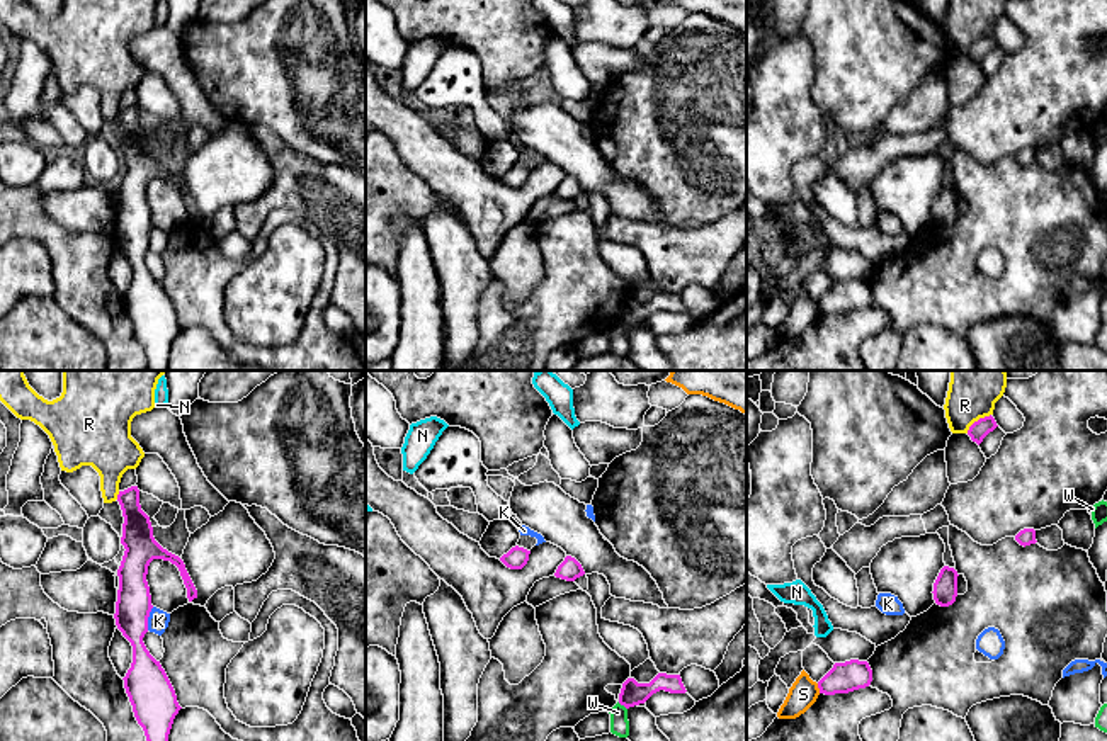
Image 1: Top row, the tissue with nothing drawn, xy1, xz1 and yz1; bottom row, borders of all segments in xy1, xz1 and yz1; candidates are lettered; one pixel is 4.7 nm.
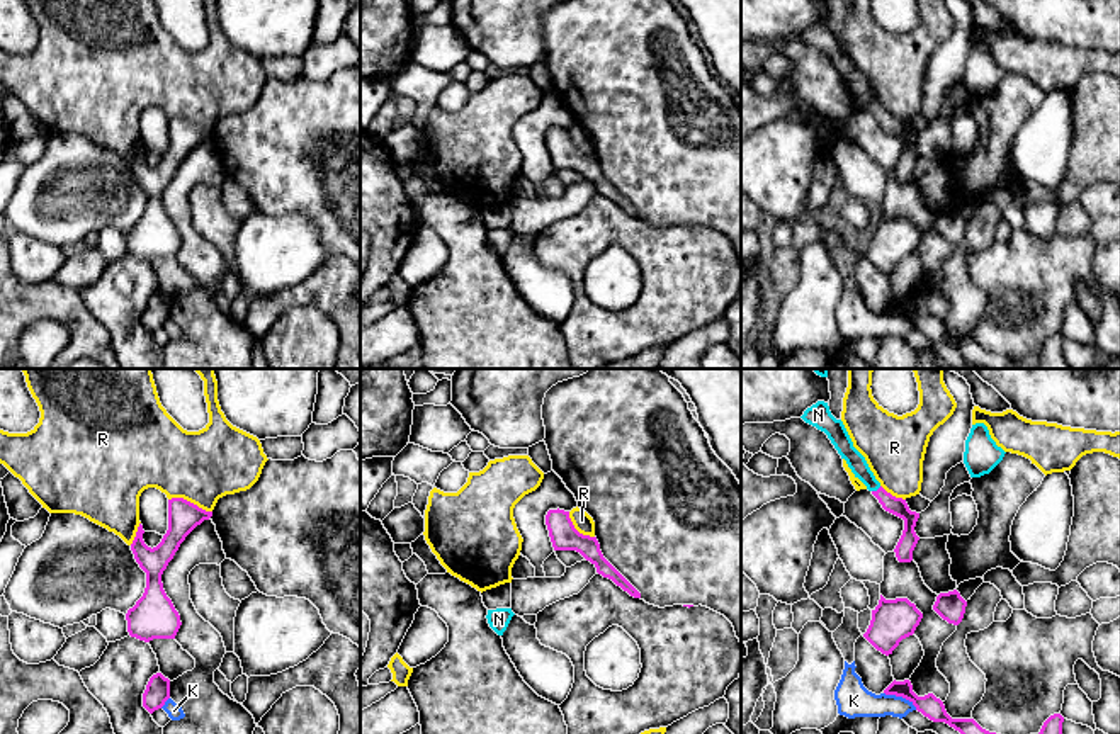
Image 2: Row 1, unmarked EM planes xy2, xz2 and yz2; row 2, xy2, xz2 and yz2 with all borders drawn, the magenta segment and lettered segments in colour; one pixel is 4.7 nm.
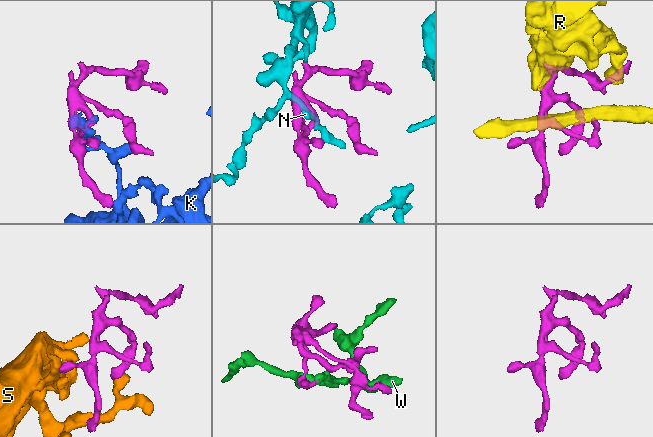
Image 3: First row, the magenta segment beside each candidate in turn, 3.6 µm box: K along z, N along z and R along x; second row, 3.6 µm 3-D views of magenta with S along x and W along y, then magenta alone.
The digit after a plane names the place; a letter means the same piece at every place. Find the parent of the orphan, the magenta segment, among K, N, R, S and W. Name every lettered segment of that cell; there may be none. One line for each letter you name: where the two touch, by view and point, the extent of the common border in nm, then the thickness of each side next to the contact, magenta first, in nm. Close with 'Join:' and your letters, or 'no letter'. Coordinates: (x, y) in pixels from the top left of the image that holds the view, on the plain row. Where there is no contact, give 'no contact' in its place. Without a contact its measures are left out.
N: yz2 (877, 109) | 50 nm | 90/90 nm
Join: N

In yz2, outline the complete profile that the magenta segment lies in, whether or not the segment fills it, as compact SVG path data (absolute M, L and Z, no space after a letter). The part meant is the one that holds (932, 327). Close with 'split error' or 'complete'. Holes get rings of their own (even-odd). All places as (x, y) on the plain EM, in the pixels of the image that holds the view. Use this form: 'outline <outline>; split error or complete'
outline M909 299L904 301L892 301L885 309L885 314L896 314L909 319L918 331L921 331L925 336L928 336L933 342L945 342L955 350L959 350L967 360L989 367L989 369L1032 369L1025 364L1015 362L1008 355L1001 355L996 352L989 352L982 348L974 338L952 338L945 325L940 318L936 318L933 313L928 313L925 316L918 316L913 311L913 304Z; complete

